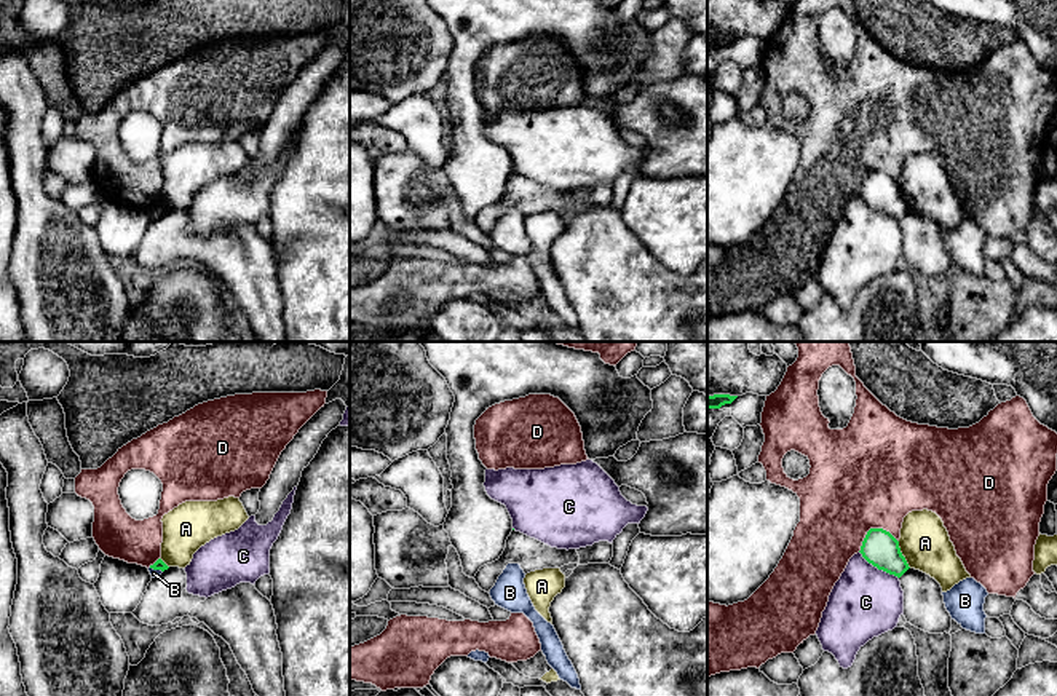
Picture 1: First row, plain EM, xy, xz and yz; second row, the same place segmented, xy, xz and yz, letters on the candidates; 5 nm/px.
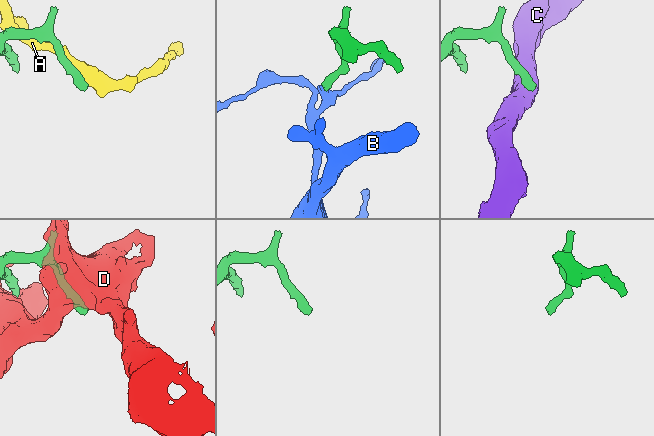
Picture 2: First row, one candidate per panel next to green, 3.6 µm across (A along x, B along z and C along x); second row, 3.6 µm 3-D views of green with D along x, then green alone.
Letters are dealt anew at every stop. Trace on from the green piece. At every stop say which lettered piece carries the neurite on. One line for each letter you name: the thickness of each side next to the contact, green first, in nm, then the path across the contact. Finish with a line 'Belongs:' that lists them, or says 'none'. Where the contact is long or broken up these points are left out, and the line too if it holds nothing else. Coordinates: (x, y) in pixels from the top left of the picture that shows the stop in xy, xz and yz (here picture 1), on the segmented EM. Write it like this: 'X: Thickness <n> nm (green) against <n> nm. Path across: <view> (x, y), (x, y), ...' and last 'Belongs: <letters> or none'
Belongs: none

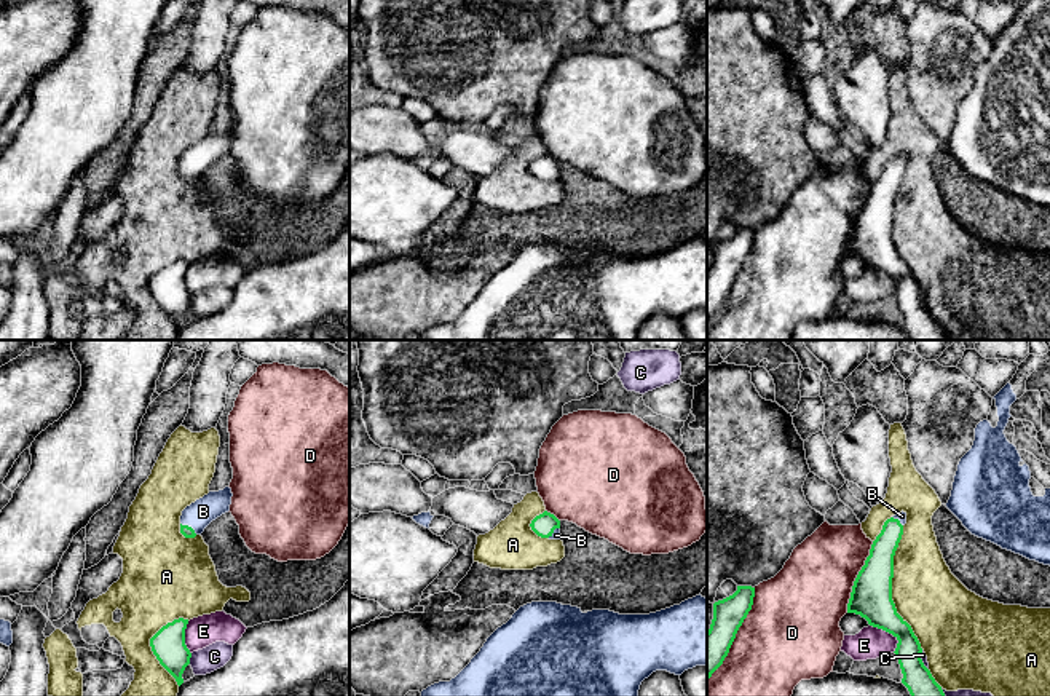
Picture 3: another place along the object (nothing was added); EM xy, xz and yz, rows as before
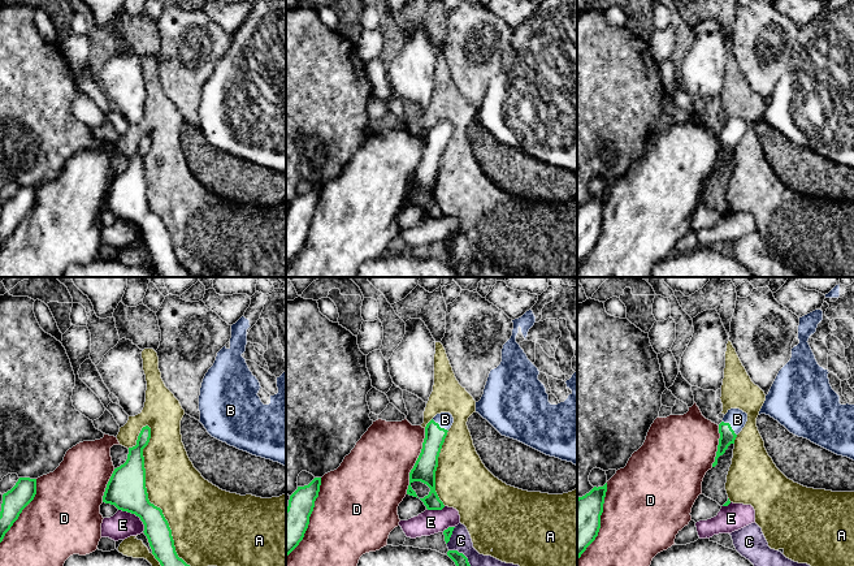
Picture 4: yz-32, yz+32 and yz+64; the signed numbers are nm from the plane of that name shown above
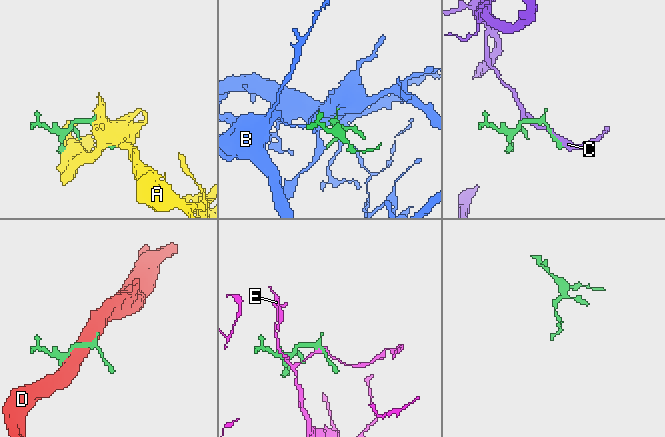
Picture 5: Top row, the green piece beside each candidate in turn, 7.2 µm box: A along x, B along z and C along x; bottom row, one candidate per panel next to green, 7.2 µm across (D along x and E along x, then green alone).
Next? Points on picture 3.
B: Thickness 60 nm (green) against 140 nm. Path across: xy (185, 530), (187, 525), (203, 511)
Belongs: B

